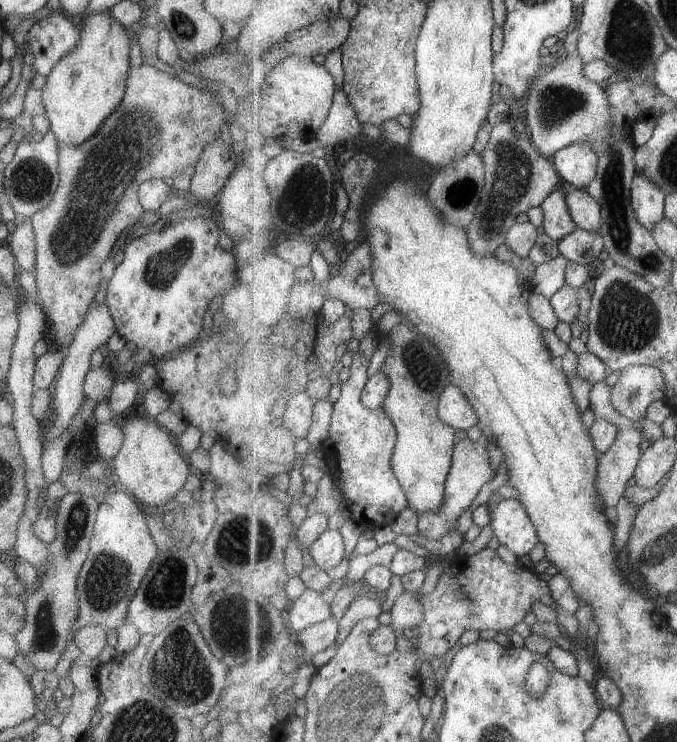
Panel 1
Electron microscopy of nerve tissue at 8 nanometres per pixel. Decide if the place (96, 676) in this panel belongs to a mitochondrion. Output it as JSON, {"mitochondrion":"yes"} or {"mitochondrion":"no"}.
{"mitochondrion":"no"}

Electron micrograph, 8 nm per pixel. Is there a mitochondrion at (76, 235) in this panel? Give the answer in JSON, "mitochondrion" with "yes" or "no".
{"mitochondrion":"yes"}

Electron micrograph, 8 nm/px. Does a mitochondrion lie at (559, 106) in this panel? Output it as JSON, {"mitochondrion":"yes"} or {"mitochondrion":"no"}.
{"mitochondrion":"yes"}

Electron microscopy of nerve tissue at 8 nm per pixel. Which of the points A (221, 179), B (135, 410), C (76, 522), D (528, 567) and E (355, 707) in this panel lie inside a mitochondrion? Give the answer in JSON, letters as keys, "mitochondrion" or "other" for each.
{"A":"other","B":"other","C":"mitochondrion","D":"other","E":"mitochondrion"}

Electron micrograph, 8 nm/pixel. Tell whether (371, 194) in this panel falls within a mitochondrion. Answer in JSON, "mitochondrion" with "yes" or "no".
{"mitochondrion":"no"}

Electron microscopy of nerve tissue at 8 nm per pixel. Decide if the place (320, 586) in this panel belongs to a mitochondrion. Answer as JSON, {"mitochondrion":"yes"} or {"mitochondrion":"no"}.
{"mitochondrion":"no"}

